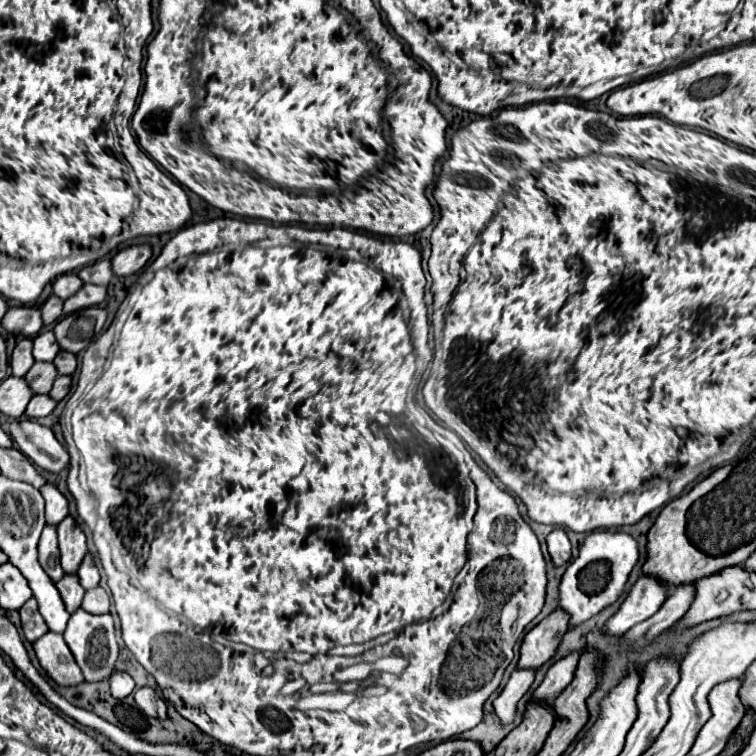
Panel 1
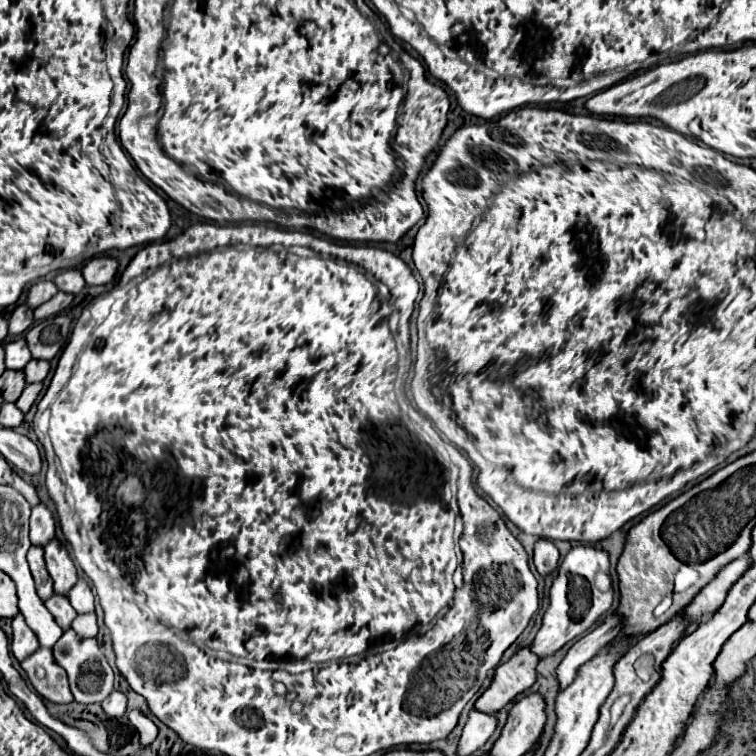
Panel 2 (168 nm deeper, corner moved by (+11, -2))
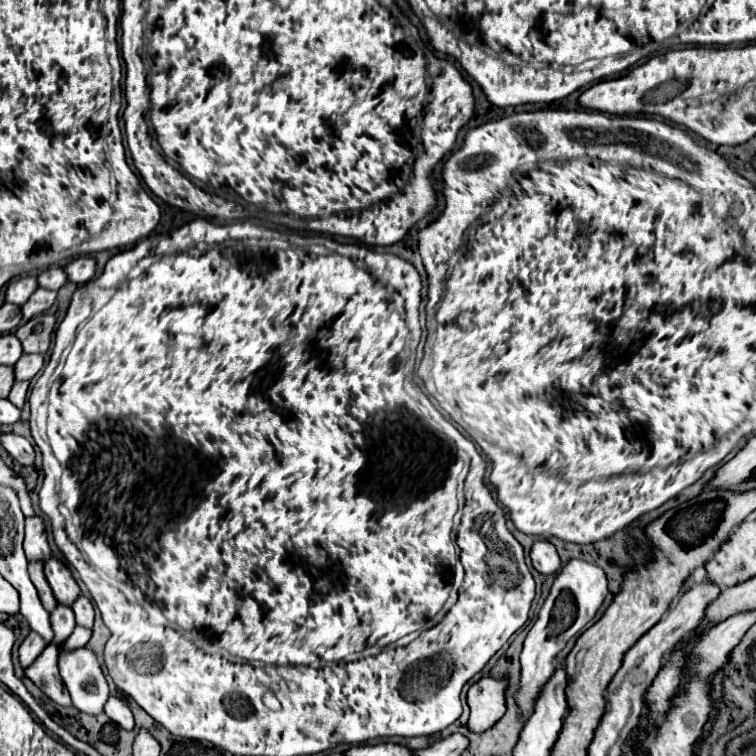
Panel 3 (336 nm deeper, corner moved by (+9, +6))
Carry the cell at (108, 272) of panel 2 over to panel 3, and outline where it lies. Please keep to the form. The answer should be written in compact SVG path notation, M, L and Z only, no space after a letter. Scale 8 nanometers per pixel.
M91 257L73 259L71 263L67 263L63 267L63 271L67 275L67 281L83 285L83 283L87 283L95 275L95 259L91 259Z

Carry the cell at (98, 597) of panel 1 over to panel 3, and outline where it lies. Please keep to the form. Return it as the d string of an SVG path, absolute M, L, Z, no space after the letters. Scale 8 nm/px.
M75 627L75 631L69 635L69 639L65 639L65 643L59 645L59 649L63 649L63 651L75 651L75 649L87 645L89 639L91 639L91 629Z

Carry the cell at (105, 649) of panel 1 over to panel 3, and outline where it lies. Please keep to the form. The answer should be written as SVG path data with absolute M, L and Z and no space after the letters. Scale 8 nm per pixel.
M81 647L65 655L61 653L59 673L77 711L87 715L99 715L103 711L109 699L109 687L93 651Z

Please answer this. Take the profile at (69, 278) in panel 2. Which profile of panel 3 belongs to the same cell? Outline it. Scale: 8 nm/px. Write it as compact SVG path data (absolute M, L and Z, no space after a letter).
M49 267L49 269L45 269L45 271L41 271L37 275L39 287L51 289L51 291L57 291L59 287L63 287L65 281L67 281L67 277L65 277L65 273L63 273L61 267Z

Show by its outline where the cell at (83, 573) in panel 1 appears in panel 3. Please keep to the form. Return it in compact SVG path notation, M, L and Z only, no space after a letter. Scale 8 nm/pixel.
M79 595L79 599L73 603L73 613L75 613L75 621L79 627L87 627L91 629L93 627L93 617L95 617L95 611L93 611L93 605L87 597Z

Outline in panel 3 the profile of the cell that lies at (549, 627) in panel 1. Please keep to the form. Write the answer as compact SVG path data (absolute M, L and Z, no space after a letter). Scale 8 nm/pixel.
M491 677L479 679L467 693L467 705L471 709L469 731L483 733L491 729L505 713L505 681Z

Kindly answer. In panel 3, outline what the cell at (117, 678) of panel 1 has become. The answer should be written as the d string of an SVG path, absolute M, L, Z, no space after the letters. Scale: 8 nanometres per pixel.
M109 697L109 701L105 703L105 715L115 721L119 727L131 731L135 727L135 721L133 721L133 715L131 715L131 709L125 701L121 701L119 697Z

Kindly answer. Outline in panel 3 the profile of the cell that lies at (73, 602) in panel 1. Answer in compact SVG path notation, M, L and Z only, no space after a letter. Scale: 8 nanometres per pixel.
M65 605L55 607L55 611L51 613L51 629L55 631L55 641L51 641L51 645L59 645L71 635L71 631L75 629L75 615L71 607Z

